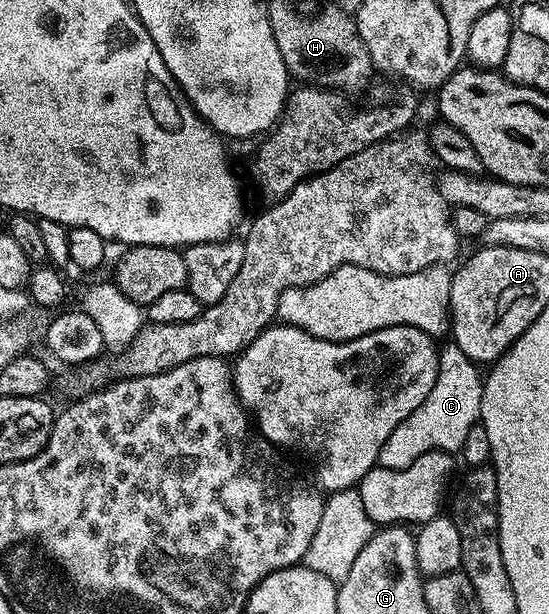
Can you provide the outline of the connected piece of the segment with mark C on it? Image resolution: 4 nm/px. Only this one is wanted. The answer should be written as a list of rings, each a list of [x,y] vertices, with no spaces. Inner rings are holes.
[[[447,343],[438,353],[438,374],[434,377],[434,386],[425,390],[422,402],[412,411],[412,415],[401,418],[398,433],[410,446],[407,458],[413,459],[420,452],[419,447],[461,447],[468,439],[468,431],[479,424],[482,415],[483,374],[478,374],[479,366],[460,347]]]

